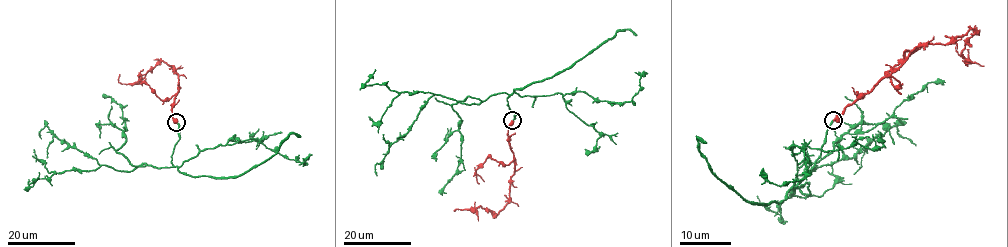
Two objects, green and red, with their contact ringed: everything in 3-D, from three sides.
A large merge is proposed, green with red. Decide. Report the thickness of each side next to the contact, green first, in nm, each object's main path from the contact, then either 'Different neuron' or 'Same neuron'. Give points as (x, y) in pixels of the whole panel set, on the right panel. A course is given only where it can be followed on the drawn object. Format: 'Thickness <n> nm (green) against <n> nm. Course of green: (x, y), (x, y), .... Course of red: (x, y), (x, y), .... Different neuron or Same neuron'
Thickness 260 nm (green) against 500 nm. Course of green: (833, 120), (815, 167), (791, 188), (807, 183), (804, 195), (795, 178), (851, 159), (894, 126), (915, 145). Course of red: (833, 120), (889, 77), (918, 46), (951, 44), (972, 30), (962, 53), (966, 64), (969, 60), (966, 49). Same neuron

